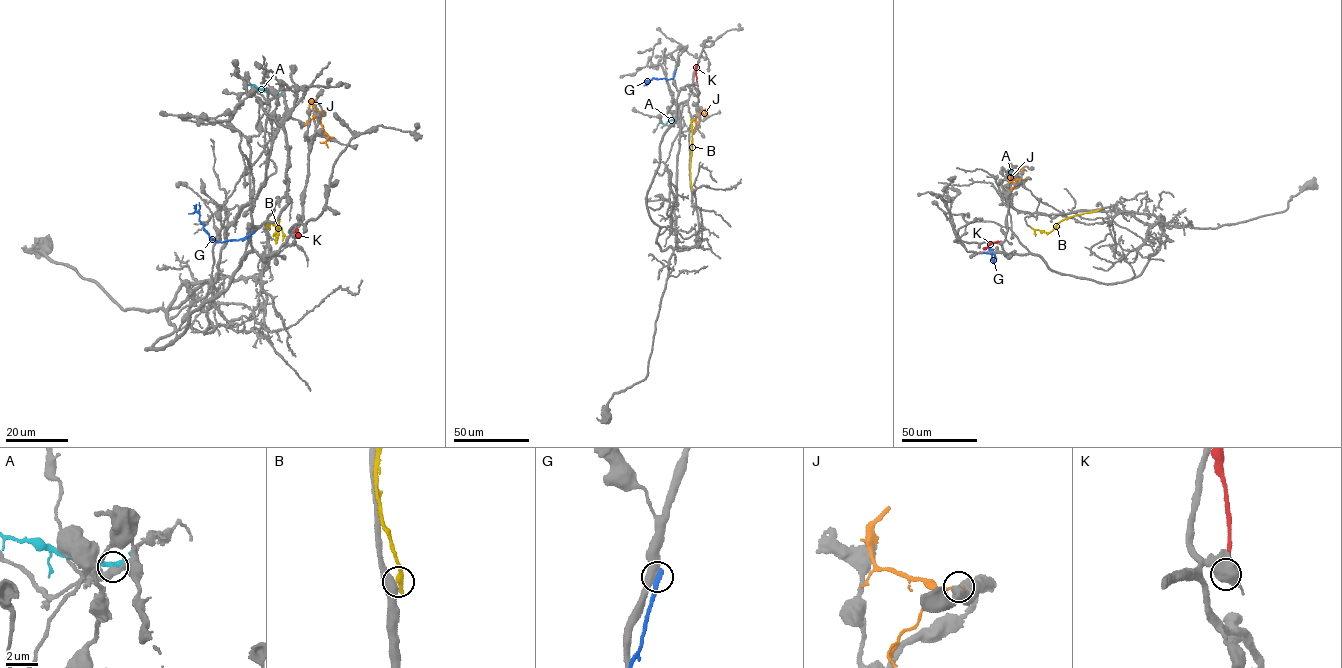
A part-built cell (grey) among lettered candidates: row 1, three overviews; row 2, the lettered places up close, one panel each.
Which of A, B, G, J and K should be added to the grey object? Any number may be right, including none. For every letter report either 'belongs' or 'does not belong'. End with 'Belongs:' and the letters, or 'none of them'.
A: does not belong
B: does not belong
G: does not belong
J: does not belong
K: does not belong
Belongs: none of them

